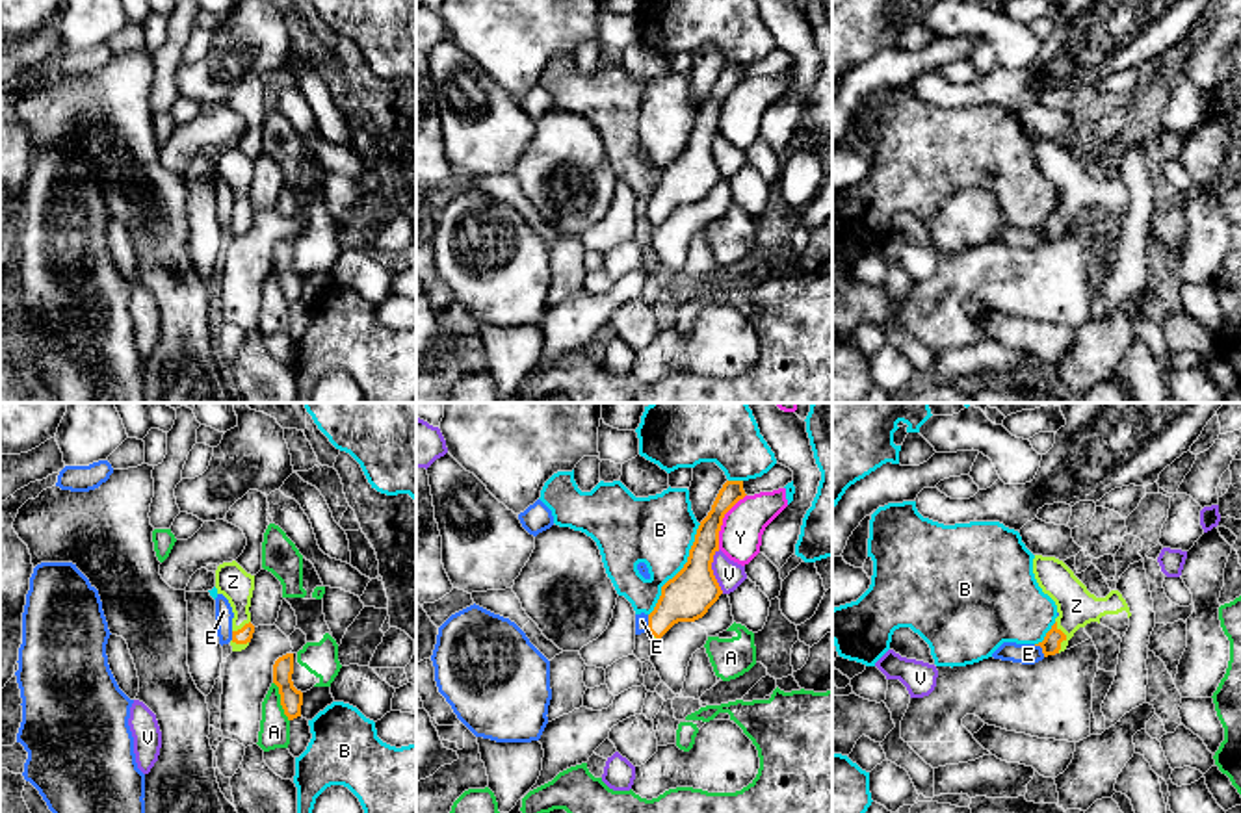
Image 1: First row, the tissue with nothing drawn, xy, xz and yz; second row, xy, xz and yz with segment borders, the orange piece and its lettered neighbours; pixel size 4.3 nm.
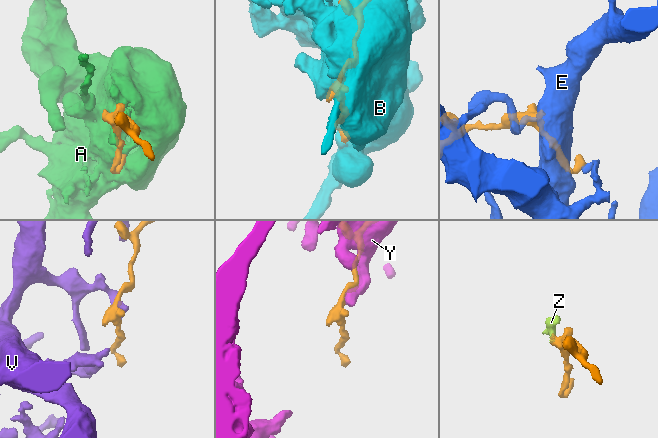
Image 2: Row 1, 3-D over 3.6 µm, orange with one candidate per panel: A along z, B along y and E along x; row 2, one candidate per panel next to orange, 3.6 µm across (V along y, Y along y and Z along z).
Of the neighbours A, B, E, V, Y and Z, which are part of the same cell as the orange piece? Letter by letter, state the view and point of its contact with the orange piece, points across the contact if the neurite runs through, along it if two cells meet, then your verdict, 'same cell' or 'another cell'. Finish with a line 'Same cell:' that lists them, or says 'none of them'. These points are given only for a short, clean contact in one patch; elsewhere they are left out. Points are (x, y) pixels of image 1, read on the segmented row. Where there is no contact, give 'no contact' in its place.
A: meets orange in xy at (281, 702); another cell
B: meets orange in xz at (680, 570); another cell
E: meets orange in xz at (649, 622); border along xz (647, 615), (649, 630); another cell
V: meets orange in xz at (712, 572); another cell
Y: meets orange in xz at (721, 522); another cell
Z: meets orange in yz at (1065, 637); runs through yz (1054, 637), (1065, 637), (1065, 626), (1076, 606); same cell
Same cell: Z

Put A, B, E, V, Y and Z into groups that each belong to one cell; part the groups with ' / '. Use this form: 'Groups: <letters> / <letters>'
Groups: A / B / E / V / Y / Z

